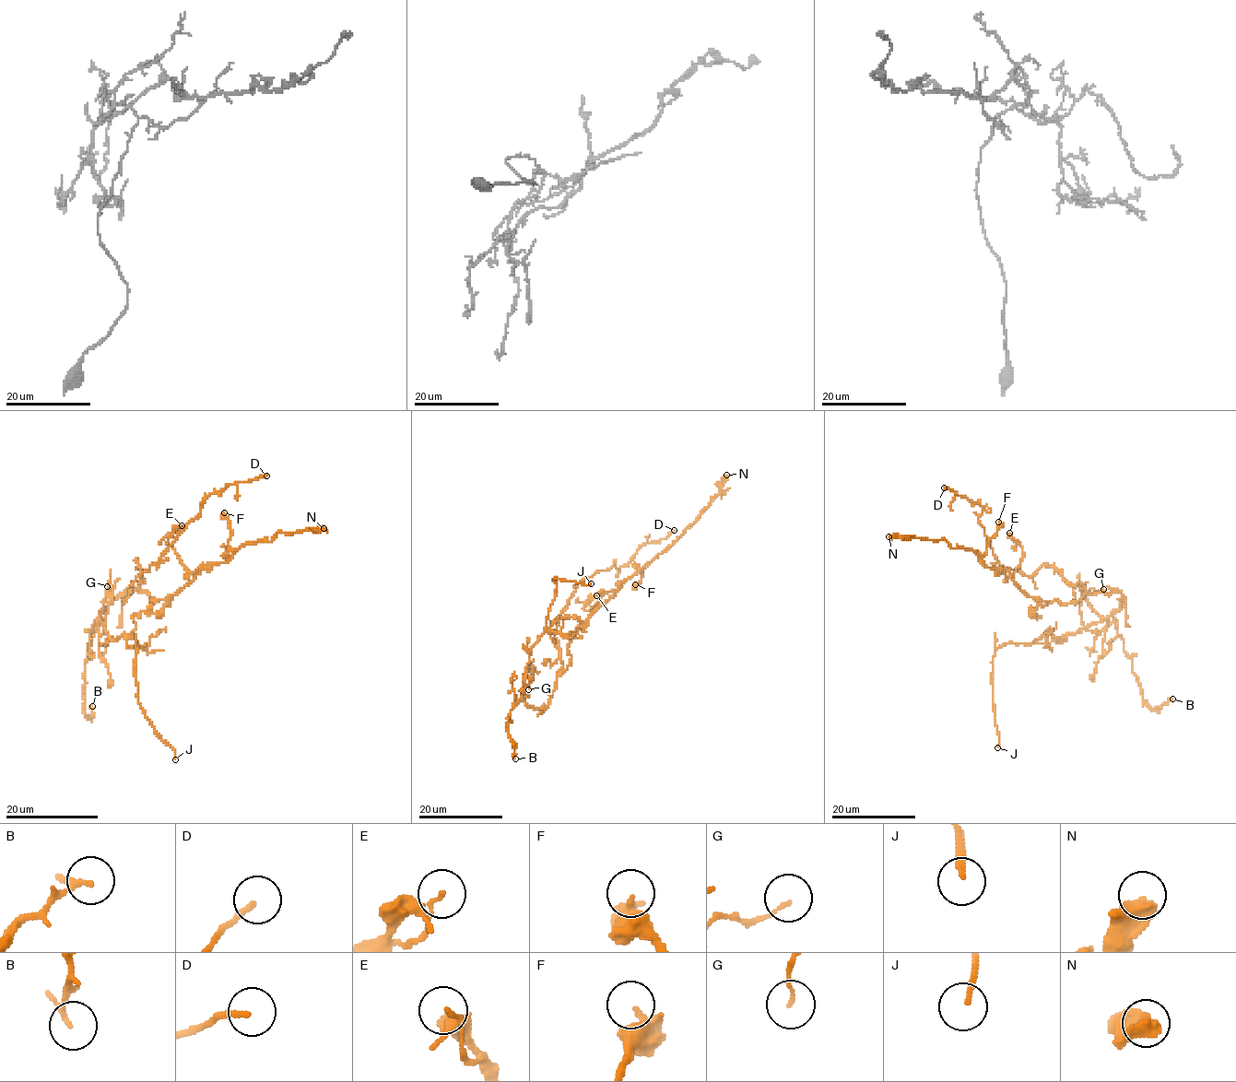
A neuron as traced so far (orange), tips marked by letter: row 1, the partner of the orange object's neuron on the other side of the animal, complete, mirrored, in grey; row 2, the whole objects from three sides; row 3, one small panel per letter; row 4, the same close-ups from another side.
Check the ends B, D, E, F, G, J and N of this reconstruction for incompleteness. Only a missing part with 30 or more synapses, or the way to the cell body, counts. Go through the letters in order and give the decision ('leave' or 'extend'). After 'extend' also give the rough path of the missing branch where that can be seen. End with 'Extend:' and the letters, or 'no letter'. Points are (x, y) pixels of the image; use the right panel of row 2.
B: leave
D: leave
E: leave
F: leave
G: leave
J: extend
N: leave
Extend: J

